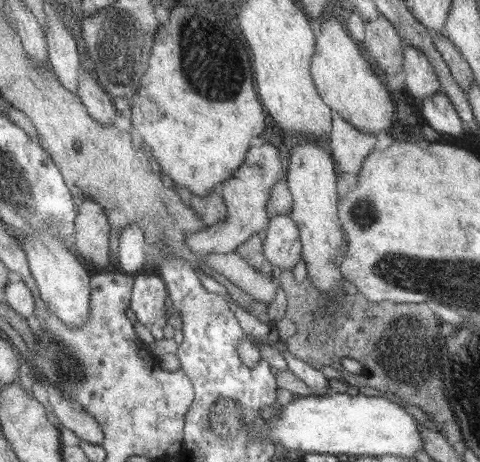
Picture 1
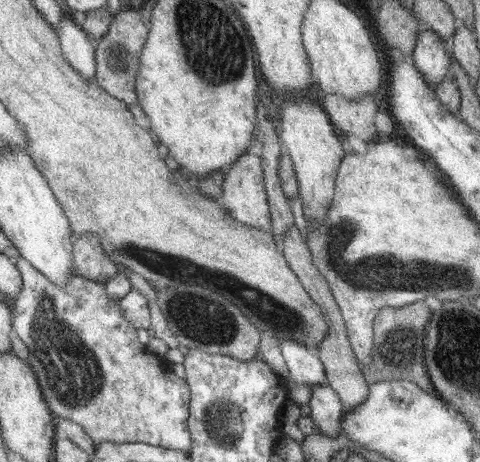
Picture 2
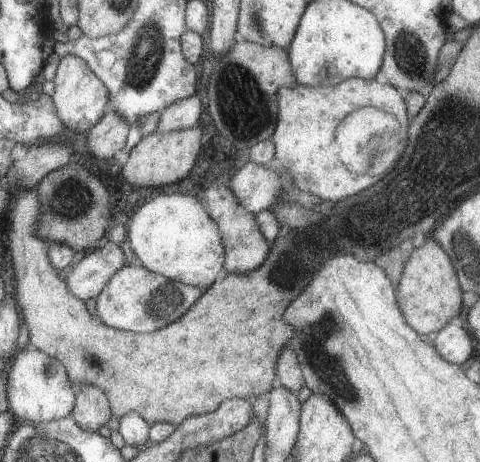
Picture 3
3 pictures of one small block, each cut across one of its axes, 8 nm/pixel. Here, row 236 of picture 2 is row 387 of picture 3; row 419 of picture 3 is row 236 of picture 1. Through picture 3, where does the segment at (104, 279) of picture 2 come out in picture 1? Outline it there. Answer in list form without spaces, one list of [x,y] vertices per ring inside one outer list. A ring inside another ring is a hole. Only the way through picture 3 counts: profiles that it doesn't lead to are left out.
[[[85,200],[79,206],[79,218],[75,224],[73,250],[95,270],[113,266],[109,248],[113,224],[103,206],[95,200]]]

